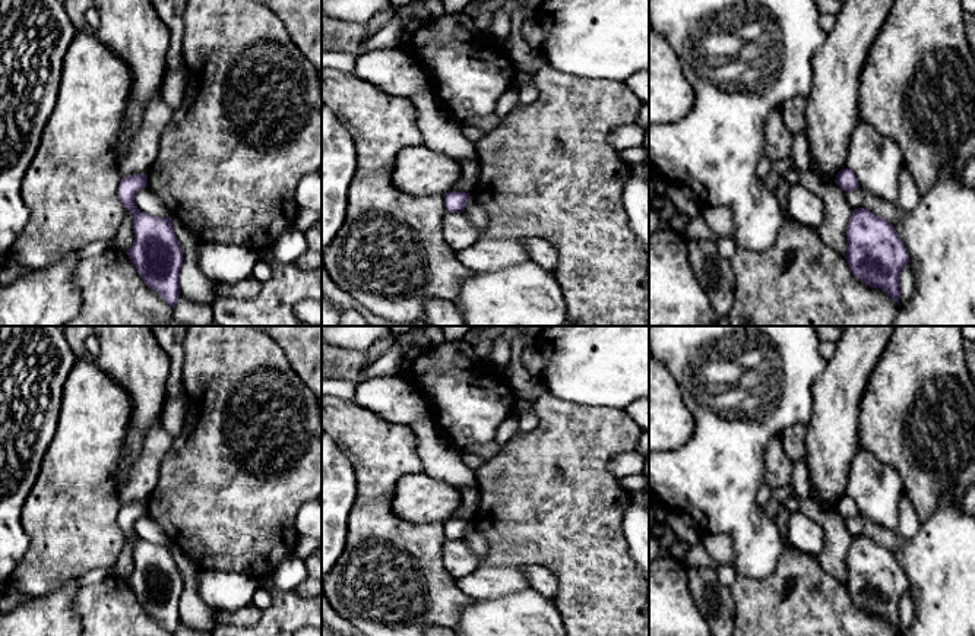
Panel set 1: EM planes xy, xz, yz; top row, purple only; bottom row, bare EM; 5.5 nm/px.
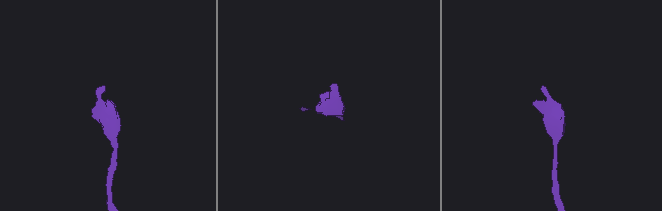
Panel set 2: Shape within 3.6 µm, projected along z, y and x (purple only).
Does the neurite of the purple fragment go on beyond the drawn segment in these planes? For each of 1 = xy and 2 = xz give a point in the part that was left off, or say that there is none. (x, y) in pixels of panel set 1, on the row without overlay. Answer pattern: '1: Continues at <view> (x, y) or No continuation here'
1: No continuation here
2: No continuation here

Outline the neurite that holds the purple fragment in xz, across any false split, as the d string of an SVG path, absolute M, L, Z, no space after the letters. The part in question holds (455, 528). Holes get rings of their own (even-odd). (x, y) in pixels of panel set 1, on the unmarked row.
M449 519L443 522L446 529L446 540L463 540L469 520Z

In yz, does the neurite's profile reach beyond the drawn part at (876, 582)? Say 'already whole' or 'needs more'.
already whole

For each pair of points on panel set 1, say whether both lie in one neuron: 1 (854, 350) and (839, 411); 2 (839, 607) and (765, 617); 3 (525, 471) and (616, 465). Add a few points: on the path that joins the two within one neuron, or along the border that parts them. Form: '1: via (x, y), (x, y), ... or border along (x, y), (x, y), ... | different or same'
1: via (851, 364), (839, 388), (839, 396) | same
2: via (820, 617), (784, 617) | same
3: border along (633, 451), (619, 453), (605, 468) | different

